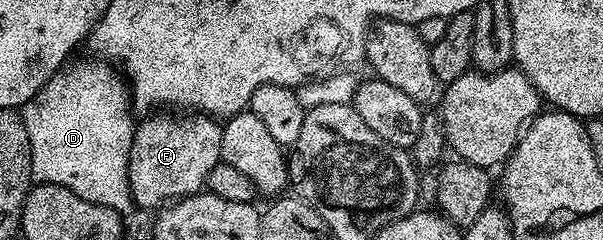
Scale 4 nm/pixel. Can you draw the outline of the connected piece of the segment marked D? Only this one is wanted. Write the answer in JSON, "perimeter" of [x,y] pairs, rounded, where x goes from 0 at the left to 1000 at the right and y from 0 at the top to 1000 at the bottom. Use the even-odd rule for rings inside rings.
{"perimeter":[[[172,246],[128,254],[95,292],[60,396],[33,458],[51,596],[51,713],[55,754],[71,771],[111,779],[151,846],[184,863],[192,888],[222,883],[221,817],[211,729],[217,596],[224,533],[222,458],[217,450],[214,358],[202,308]]]}

